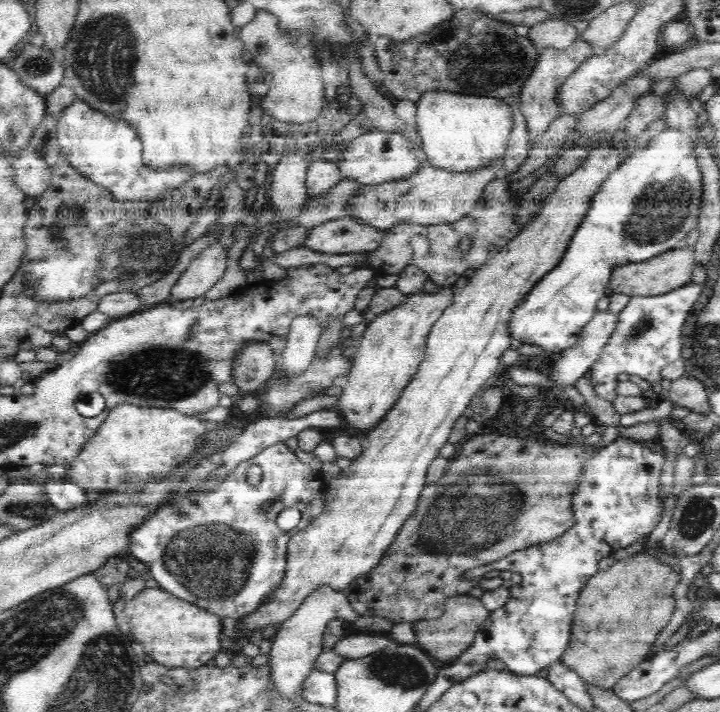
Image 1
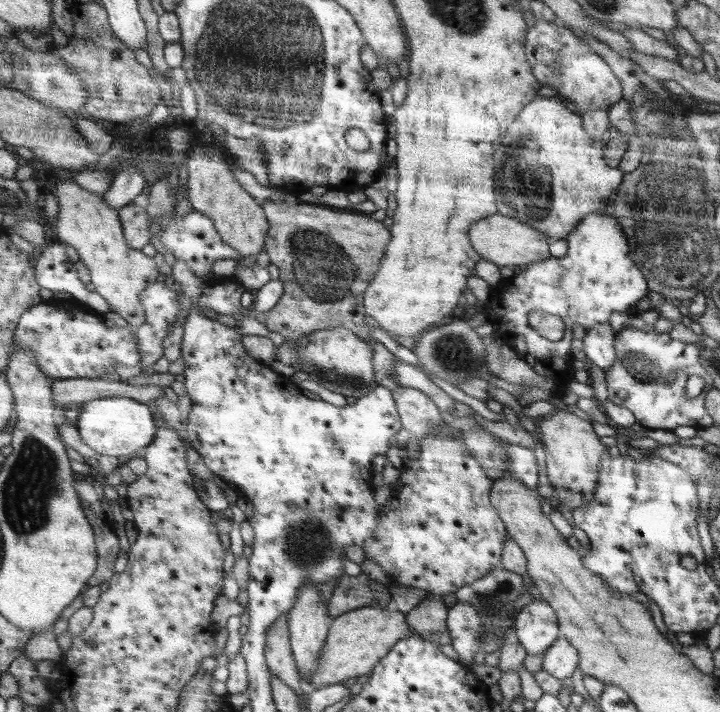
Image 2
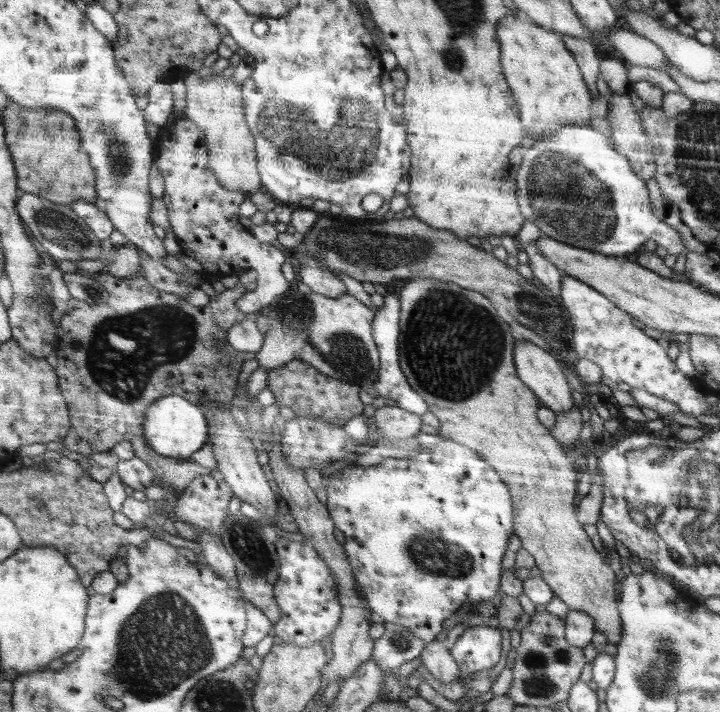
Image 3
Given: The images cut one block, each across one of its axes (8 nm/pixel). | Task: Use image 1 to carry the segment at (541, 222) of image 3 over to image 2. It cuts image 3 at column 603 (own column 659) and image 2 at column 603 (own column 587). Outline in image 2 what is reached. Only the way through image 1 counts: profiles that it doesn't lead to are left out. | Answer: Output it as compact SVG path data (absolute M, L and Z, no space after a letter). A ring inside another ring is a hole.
M611 209L606 213L590 215L565 240L568 244L565 256L551 256L528 264L526 270L517 270L507 279L501 278L492 288L493 317L489 327L495 327L495 330L490 337L529 364L538 376L550 378L556 384L556 388L529 385L528 390L522 390L518 396L522 407L530 406L536 400L560 400L567 391L572 382L570 342L574 326L582 326L584 330L593 329L602 322L608 322L612 312L628 311L648 292L644 272L633 262L629 240ZM534 310L560 316L566 325L560 340L548 340L530 326L530 313Z

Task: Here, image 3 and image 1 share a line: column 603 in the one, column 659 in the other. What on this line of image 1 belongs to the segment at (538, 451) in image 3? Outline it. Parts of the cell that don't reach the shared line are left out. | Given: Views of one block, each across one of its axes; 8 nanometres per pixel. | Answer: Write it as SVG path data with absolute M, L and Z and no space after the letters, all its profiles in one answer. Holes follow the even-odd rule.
M631 554L631 555L620 555L620 559L617 559L606 572L597 572L596 574L591 575L590 578L587 578L586 584L583 586L581 593L579 594L577 600L577 607L573 614L573 622L571 623L571 635L570 640L567 646L567 649L563 652L562 658L560 660L570 667L570 670L578 673L586 684L592 684L600 686L605 689L613 690L613 686L628 672L634 670L635 666L638 666L638 663L641 663L645 660L646 654L650 650L652 644L656 640L658 634L662 632L662 629L665 626L668 626L670 622L670 617L676 608L674 596L674 587L676 584L680 584L681 575L668 566L668 564L662 564L658 558L654 556L646 556L646 554Z

